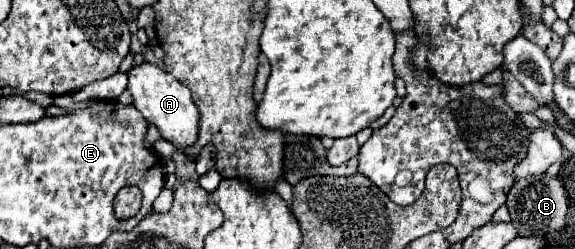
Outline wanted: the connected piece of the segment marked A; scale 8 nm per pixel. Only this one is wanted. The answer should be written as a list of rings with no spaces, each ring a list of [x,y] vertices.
[[[141,63],[139,67],[133,67],[129,71],[129,93],[133,95],[135,109],[159,129],[161,137],[169,143],[173,143],[181,153],[187,147],[193,147],[197,143],[199,135],[199,109],[191,99],[191,93],[185,85],[181,85],[177,79],[171,77],[171,73],[159,69],[153,63]]]

